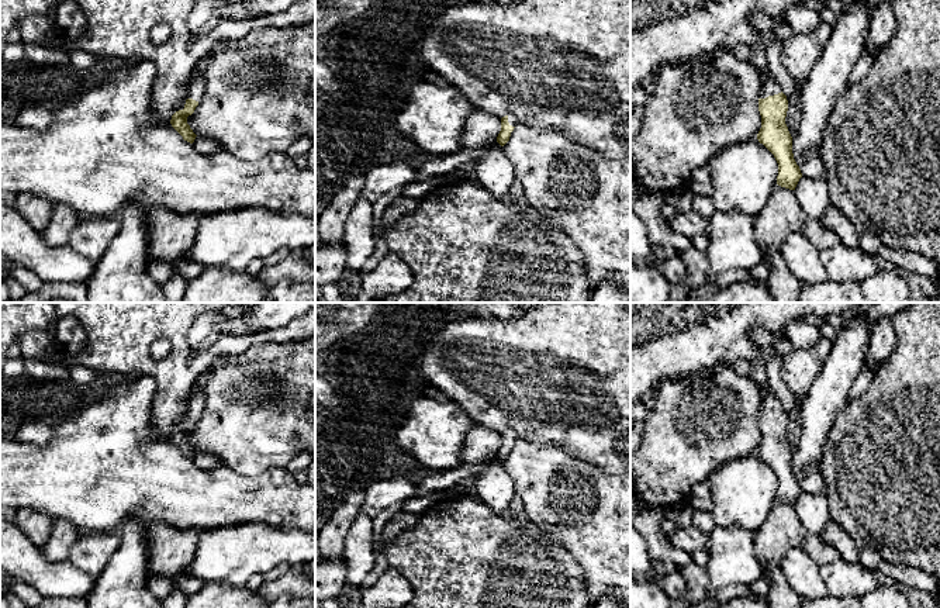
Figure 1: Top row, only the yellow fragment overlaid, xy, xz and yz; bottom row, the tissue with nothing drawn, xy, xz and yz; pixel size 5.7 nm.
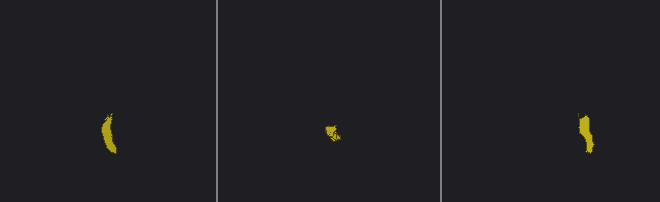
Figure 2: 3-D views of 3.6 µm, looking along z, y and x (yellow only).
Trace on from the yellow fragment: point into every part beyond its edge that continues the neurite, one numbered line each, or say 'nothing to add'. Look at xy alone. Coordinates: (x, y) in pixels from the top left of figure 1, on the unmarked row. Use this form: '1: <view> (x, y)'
1: xy (196, 404)

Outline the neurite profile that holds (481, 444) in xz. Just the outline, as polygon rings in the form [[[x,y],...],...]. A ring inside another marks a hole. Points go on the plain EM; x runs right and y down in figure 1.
[[[473,424],[467,432],[460,457],[464,464],[491,460],[501,446],[501,433],[484,425]]]

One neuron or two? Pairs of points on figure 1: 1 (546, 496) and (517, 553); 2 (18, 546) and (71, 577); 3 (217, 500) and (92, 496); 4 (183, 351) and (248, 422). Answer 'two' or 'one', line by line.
1: two
2: one
3: one
4: two

